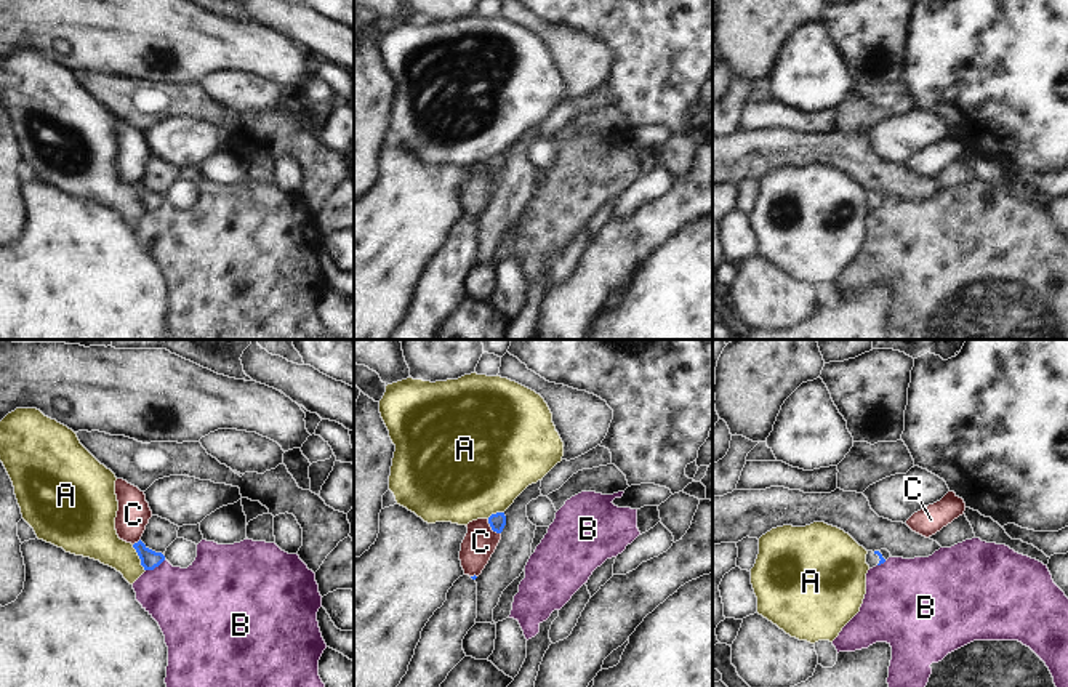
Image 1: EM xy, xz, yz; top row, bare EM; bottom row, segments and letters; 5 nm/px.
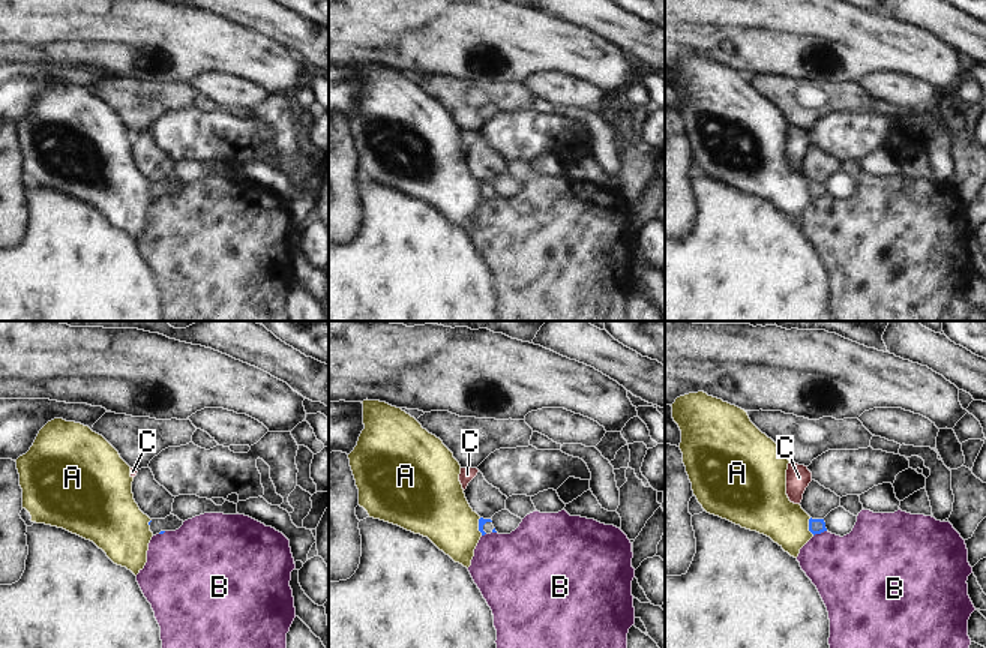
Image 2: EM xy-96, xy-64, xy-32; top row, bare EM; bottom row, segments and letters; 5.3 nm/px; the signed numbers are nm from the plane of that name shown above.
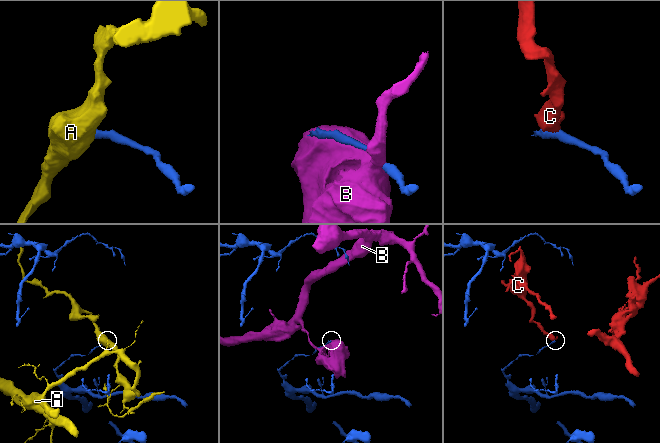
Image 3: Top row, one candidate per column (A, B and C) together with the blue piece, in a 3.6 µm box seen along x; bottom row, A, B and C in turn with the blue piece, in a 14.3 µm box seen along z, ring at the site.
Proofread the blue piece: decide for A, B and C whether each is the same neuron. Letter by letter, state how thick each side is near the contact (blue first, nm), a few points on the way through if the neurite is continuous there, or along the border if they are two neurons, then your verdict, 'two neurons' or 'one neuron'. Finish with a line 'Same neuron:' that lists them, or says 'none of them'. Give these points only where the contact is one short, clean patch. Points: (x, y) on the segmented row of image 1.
A: calibres 100 and 220 nm; border xy (132, 545), (144, 570); two neurons
B: calibres 100 and 360 nm; two neurons
C: calibres 80 and 160 nm; two neurons
Same neuron: none of them

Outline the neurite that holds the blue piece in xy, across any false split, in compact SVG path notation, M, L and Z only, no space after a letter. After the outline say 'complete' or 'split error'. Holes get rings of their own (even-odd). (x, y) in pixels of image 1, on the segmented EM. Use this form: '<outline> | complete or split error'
M141 540L135 543L133 548L141 559L141 565L144 567L144 570L154 570L165 560L165 556L162 552L149 549Z | complete

